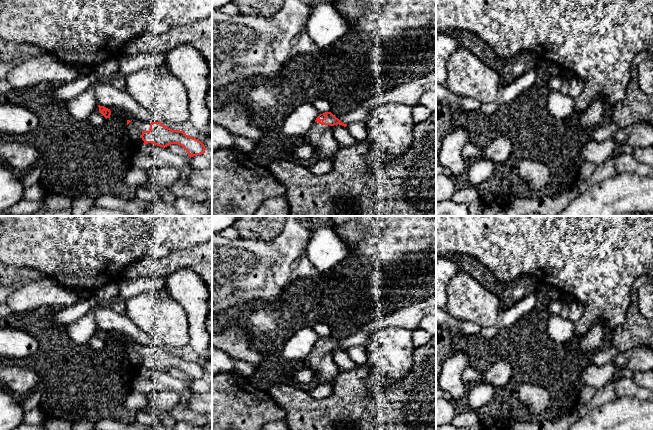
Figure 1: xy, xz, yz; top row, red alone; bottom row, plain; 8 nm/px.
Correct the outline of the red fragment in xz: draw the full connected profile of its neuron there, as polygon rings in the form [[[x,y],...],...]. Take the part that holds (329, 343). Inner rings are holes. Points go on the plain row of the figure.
[[[325,336],[316,342],[315,347],[303,361],[304,365],[318,377],[319,384],[331,382],[336,378],[339,368],[334,362],[332,351],[338,348],[347,350],[331,336]]]

